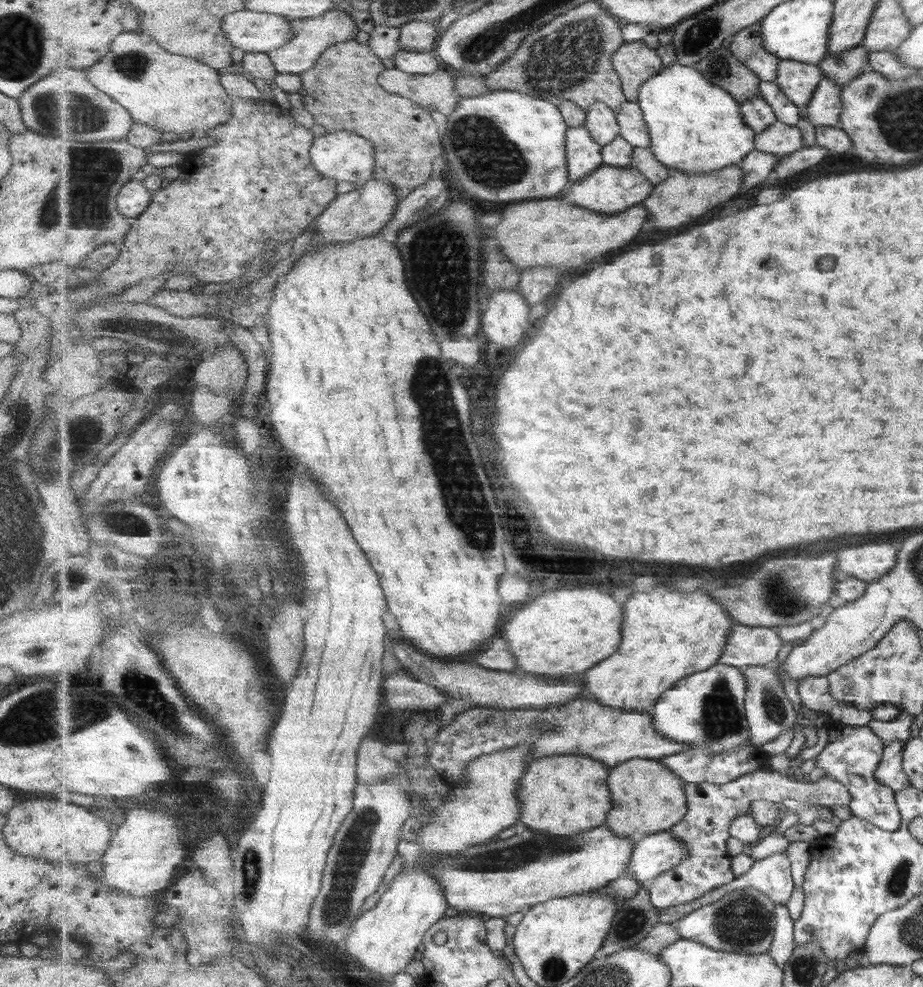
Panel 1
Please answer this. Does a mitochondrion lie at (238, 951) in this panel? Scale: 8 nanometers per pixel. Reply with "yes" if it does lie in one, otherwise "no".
no

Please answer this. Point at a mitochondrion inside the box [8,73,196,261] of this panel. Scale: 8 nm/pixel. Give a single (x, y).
(94, 170)

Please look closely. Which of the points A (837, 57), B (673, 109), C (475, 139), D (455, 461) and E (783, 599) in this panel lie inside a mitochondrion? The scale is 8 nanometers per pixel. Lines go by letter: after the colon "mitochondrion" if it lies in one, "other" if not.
A: other
B: other
C: mitochondrion
D: mitochondrion
E: mitochondrion

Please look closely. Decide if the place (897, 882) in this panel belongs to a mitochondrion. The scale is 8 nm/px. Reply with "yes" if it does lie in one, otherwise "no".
yes

